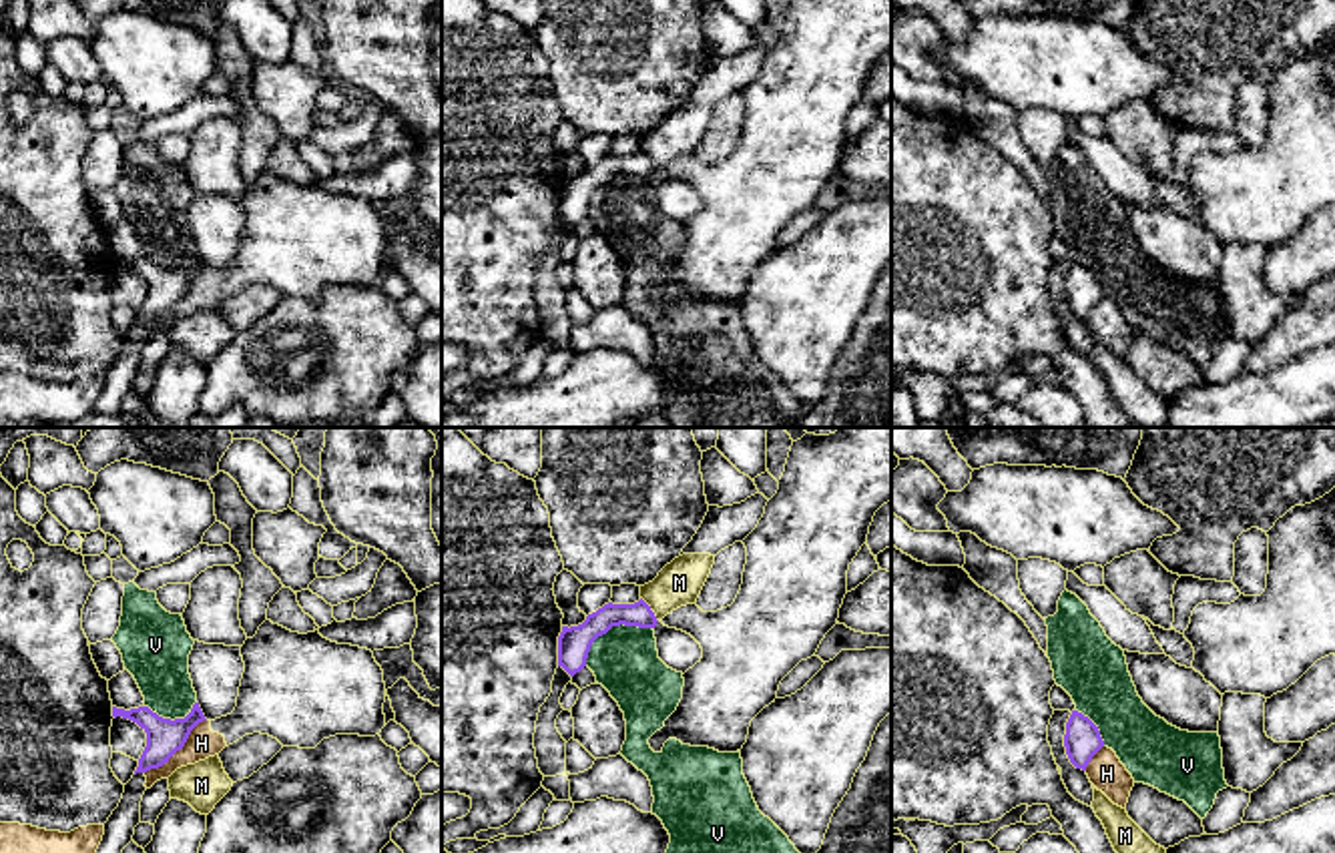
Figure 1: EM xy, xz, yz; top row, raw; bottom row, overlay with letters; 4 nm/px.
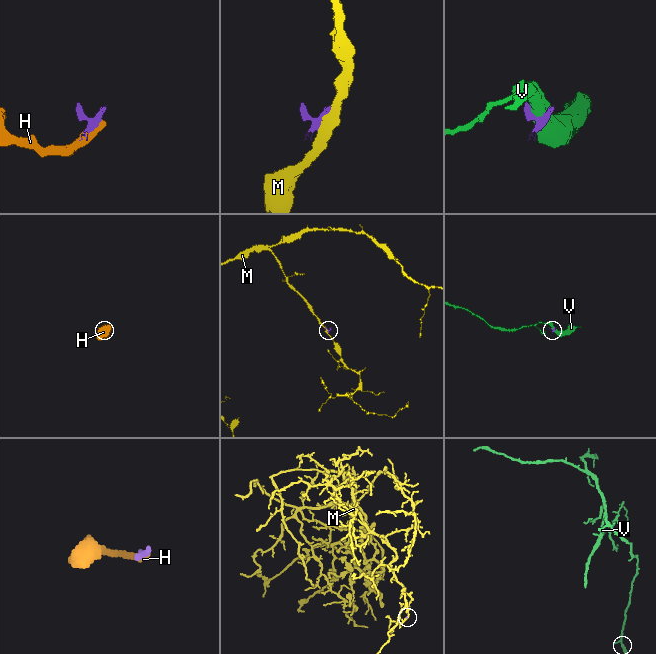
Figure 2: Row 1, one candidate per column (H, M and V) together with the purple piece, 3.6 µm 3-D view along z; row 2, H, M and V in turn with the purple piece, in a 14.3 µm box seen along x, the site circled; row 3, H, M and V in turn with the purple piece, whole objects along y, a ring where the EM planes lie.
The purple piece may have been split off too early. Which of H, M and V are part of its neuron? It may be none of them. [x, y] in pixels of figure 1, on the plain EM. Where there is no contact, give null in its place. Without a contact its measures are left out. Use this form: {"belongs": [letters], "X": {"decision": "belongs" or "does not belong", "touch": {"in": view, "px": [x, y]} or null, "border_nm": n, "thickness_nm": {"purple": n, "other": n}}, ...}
{"belongs": [], "H": {"decision": "does not belong", "touch": {"in": "xy", "px": [177, 300]}, "border_nm": 340, "thickness_nm": {"purple": 150, "other": 120}}, "M": {"decision": "does not belong", "touch": {"in": "xz", "px": [649, 159]}, "border_nm": 120, "thickness_nm": {"purple": 100, "other": 180}}, "V": {"decision": "does not belong", "touch": {"in": "xz", "px": [611, 177]}, "border_nm": 320, "thickness_nm": {"purple": 130, "other": 280}}}

